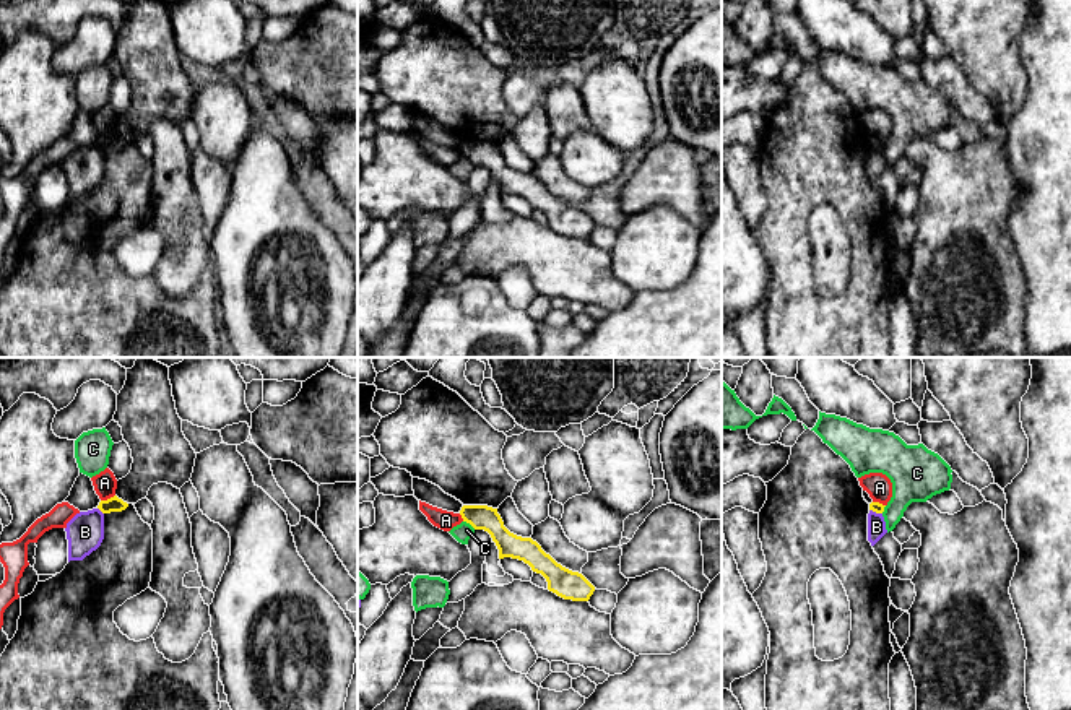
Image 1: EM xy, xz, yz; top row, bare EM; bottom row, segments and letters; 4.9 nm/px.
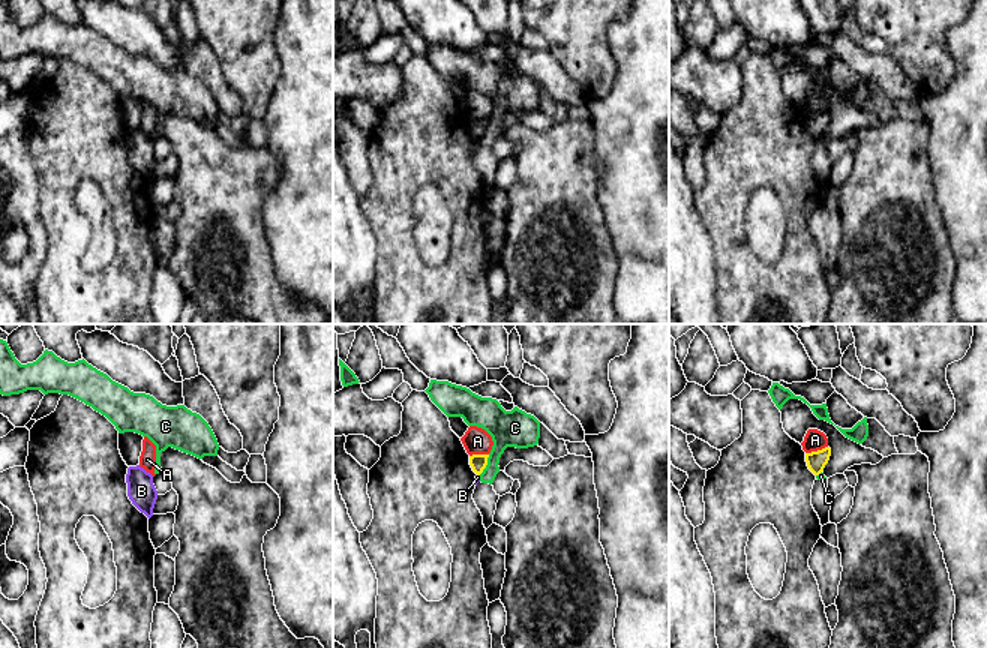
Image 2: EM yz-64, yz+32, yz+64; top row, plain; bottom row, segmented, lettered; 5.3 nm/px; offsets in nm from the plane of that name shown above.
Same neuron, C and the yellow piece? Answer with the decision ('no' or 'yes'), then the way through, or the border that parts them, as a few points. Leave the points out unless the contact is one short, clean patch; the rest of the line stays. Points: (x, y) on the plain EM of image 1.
no; border xz (463, 156), (475, 164)

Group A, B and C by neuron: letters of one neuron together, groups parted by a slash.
A / B / C

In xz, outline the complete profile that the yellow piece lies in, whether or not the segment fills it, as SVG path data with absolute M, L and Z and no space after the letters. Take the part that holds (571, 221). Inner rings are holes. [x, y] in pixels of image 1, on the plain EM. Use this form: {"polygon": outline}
{"polygon": "M463 141L460 151L475 166L484 166L491 171L499 185L499 195L512 193L523 197L533 208L546 214L548 226L557 232L572 237L588 237L593 231L595 223L582 210L557 200L531 174L510 169L504 162L497 145L488 141Z"}

